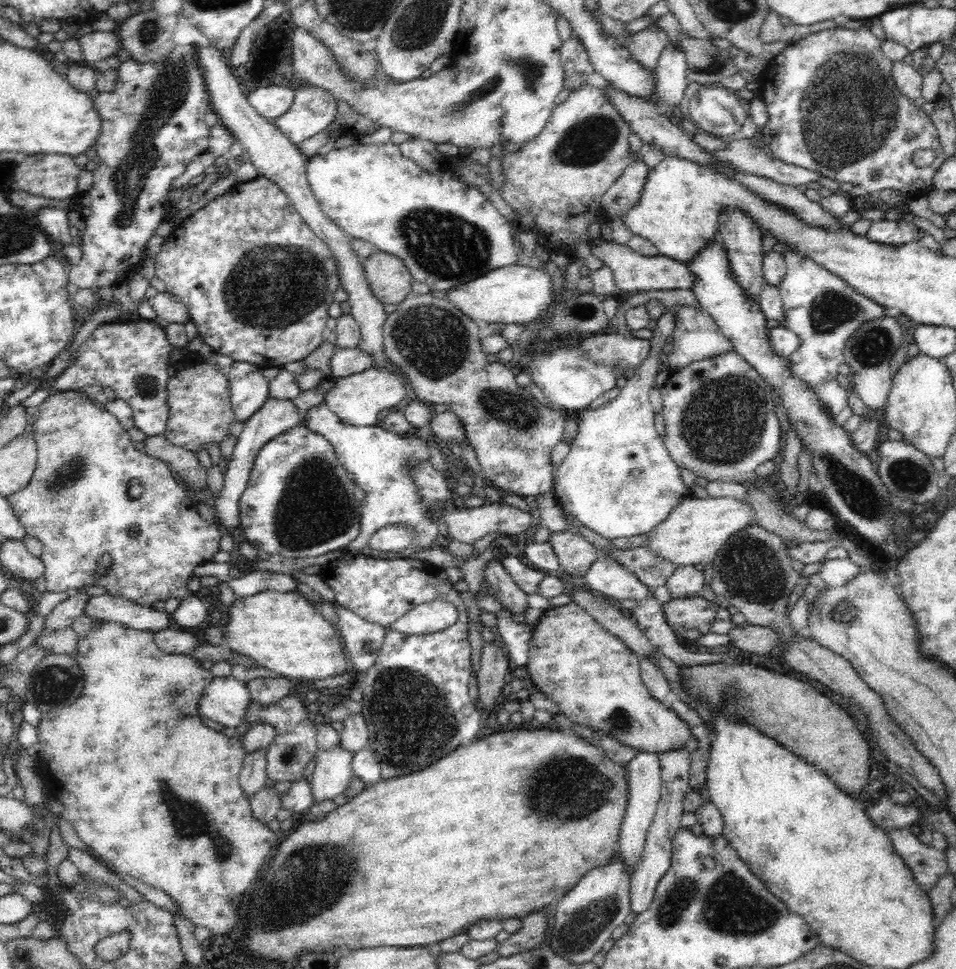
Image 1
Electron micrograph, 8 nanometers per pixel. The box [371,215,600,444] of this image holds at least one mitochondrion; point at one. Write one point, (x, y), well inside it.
(433, 338)

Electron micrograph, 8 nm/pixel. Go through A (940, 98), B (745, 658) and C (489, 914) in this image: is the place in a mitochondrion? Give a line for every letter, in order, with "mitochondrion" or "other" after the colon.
A: other
B: other
C: other

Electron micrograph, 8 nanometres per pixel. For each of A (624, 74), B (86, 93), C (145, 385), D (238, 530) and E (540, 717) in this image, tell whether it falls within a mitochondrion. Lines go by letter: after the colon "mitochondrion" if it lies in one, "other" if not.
A: other
B: other
C: mitochondrion
D: other
E: other

